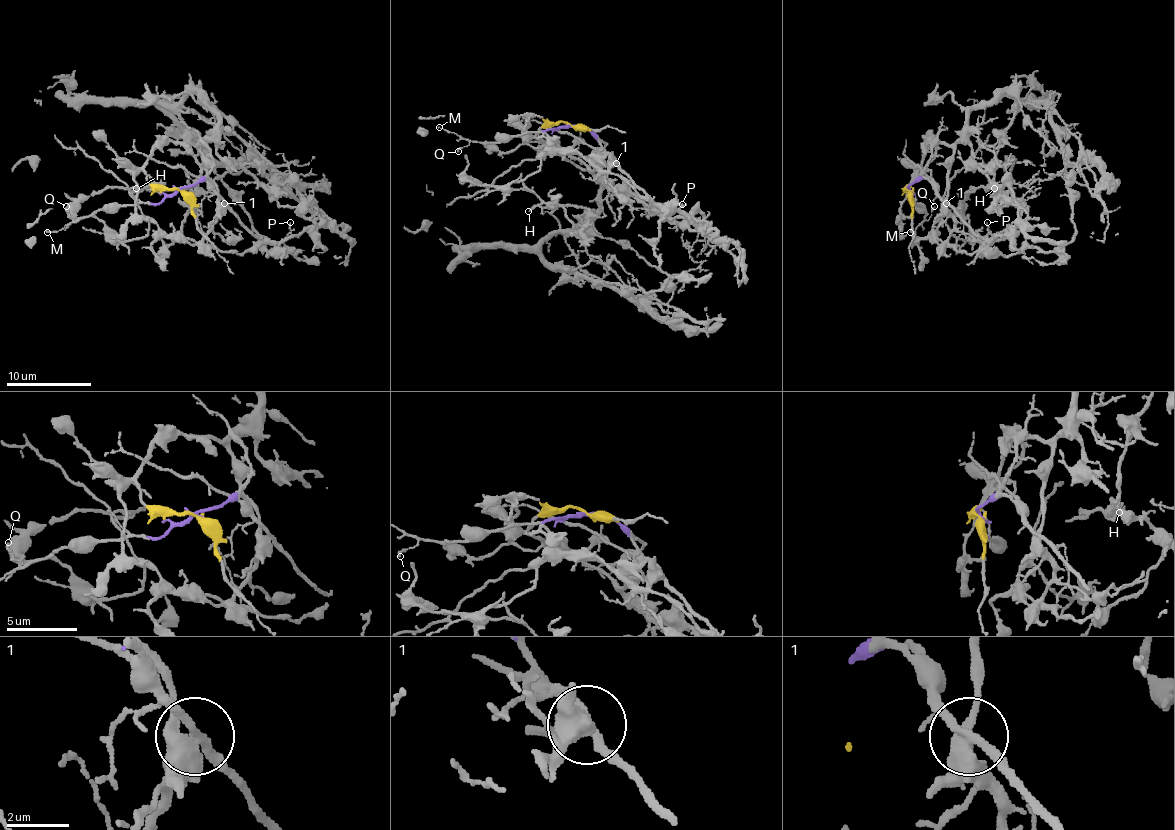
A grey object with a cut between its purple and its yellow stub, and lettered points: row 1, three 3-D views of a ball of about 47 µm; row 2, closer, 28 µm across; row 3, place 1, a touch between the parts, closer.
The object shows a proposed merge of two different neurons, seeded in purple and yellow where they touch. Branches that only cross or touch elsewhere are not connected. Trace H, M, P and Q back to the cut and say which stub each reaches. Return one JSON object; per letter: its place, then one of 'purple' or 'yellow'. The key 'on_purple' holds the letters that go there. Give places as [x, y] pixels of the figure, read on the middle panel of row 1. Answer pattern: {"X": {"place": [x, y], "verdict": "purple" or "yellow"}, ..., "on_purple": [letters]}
{"H": {"place": [528, 211], "verdict": "yellow"}, "M": {"place": [439, 127], "verdict": "purple"}, "P": {"place": [682, 204], "verdict": "purple"}, "Q": {"place": [458, 151], "verdict": "purple"}, "on_purple": ["M", "P", "Q"]}

